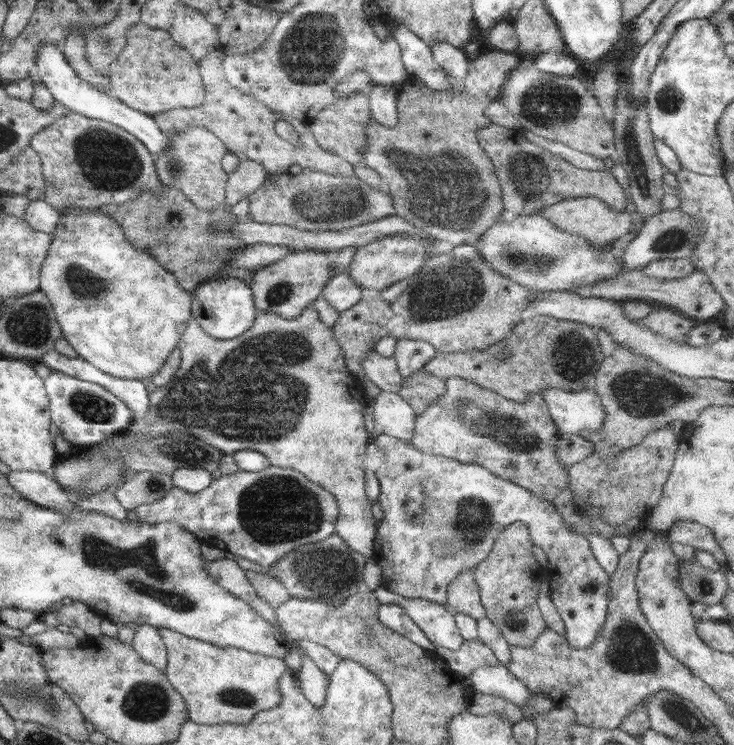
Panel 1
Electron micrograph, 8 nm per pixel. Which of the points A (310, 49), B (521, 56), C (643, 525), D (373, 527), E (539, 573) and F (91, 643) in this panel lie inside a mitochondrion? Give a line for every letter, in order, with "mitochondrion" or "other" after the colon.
A: mitochondrion
B: other
C: other
D: other
E: other
F: other

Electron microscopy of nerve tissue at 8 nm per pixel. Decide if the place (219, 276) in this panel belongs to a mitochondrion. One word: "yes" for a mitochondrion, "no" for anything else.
no

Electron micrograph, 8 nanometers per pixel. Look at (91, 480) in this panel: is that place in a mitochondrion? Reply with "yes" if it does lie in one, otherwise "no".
yes

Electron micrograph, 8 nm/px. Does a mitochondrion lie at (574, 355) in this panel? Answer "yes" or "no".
yes

